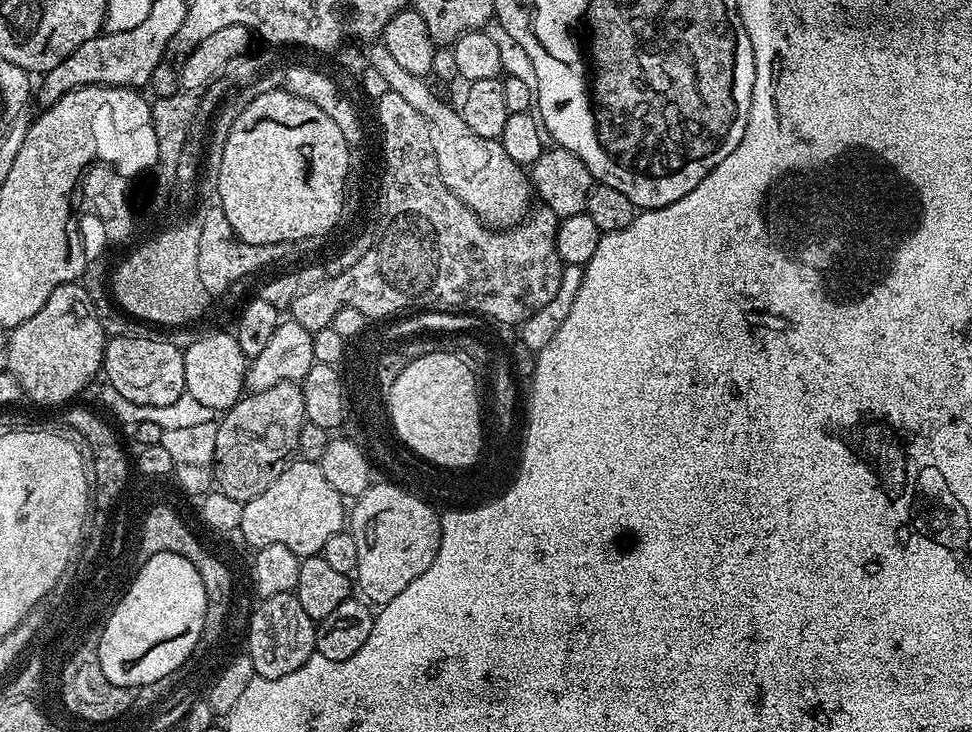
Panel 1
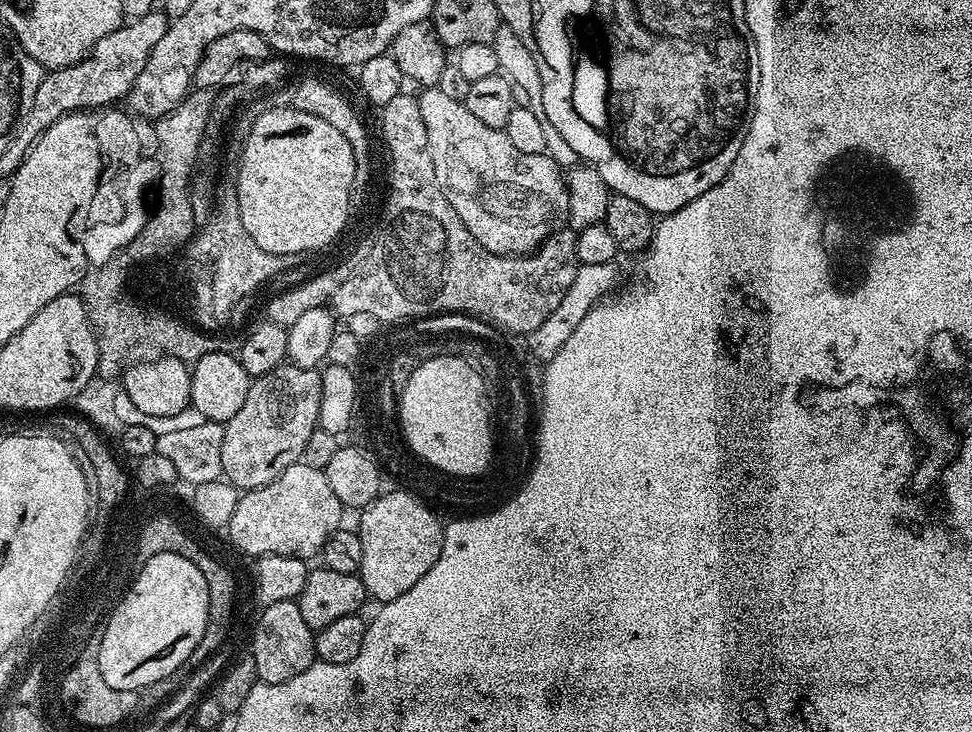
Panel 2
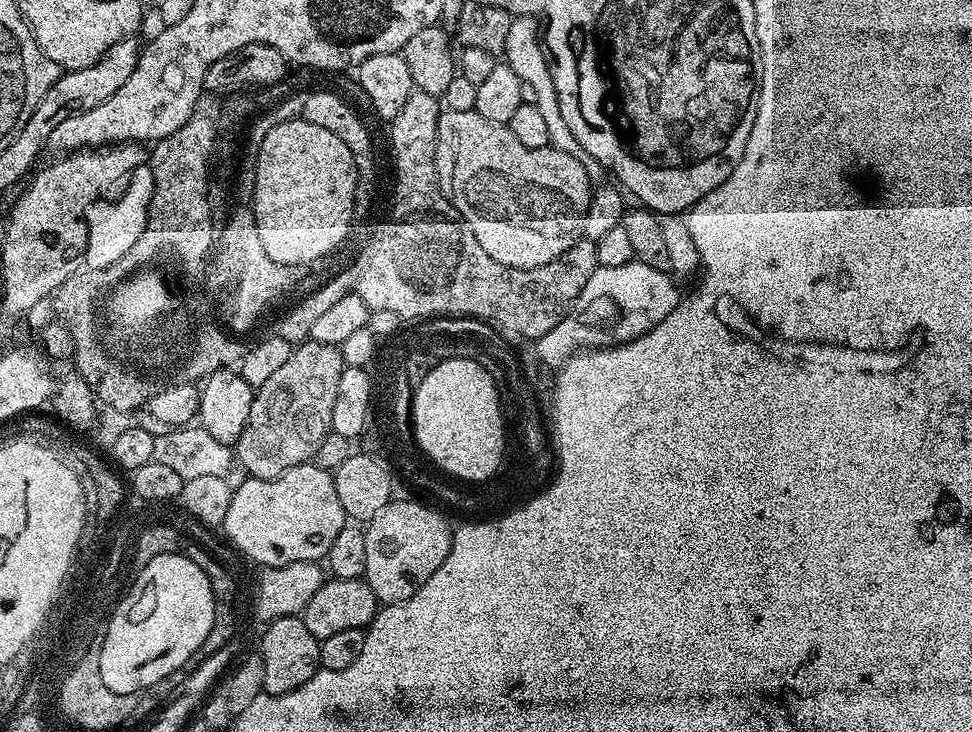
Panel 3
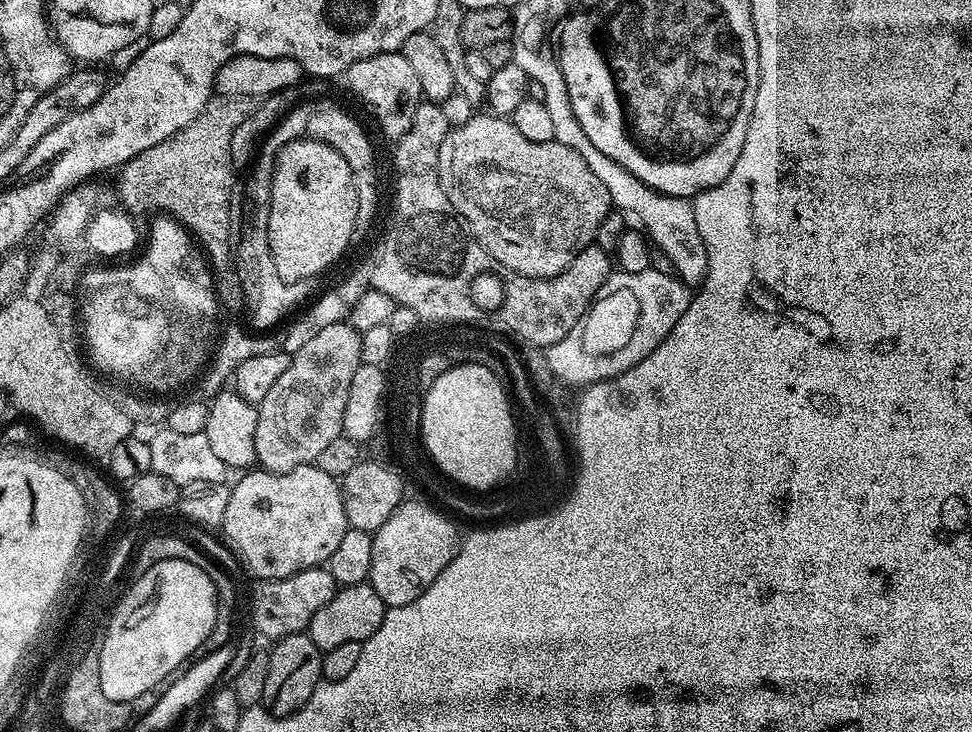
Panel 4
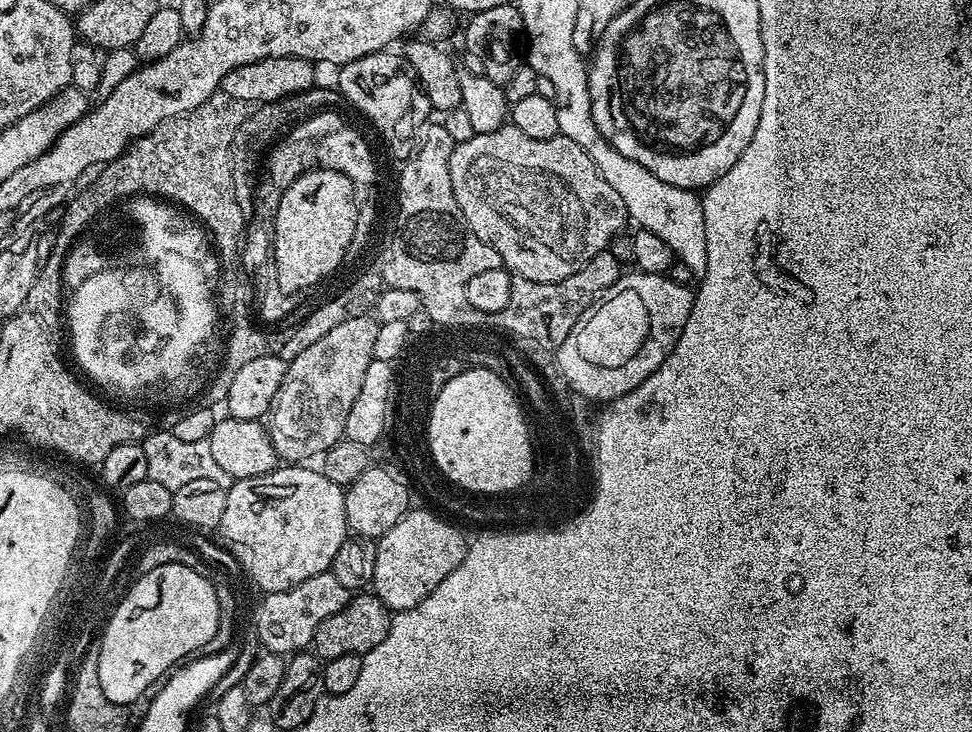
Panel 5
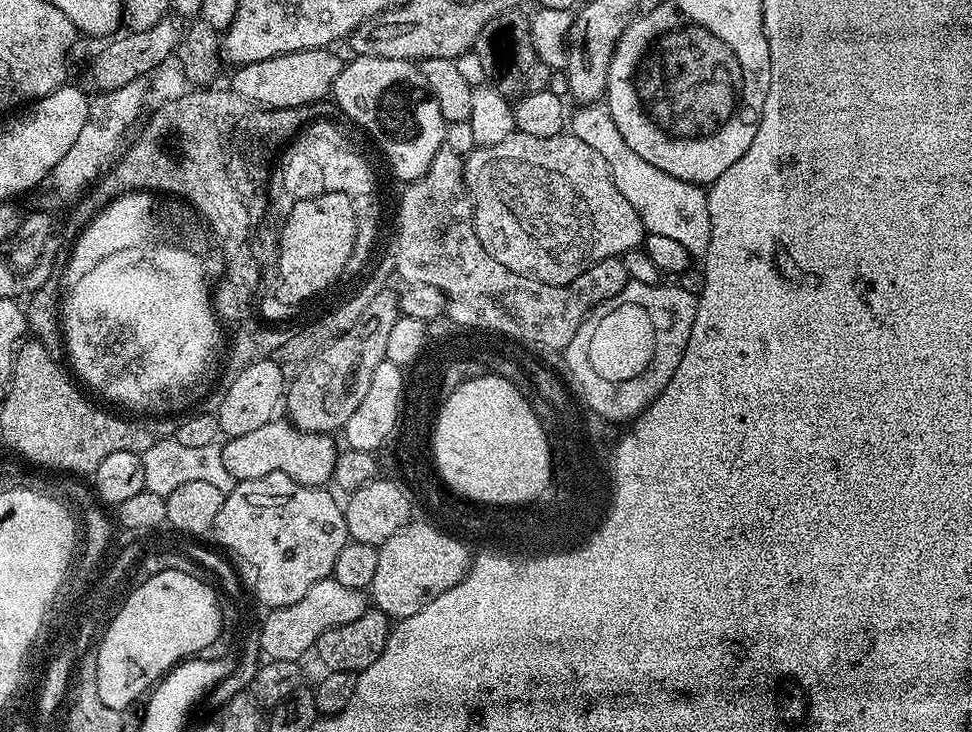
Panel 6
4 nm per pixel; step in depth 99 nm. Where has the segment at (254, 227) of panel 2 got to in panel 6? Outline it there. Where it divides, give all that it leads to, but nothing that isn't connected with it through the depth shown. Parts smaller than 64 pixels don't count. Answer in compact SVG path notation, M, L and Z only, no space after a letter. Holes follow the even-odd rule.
M322 192L298 202L280 236L280 265L284 267L284 293L287 300L300 300L301 294L313 292L331 280L334 270L353 259L356 246L355 206L342 192Z

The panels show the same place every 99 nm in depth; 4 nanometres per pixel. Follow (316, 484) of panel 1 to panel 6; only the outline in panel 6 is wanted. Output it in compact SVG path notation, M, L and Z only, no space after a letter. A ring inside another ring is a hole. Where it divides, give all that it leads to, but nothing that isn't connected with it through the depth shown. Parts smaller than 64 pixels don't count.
M275 472L262 478L239 481L225 495L222 510L218 510L218 518L214 518L211 539L216 539L225 548L223 551L230 557L243 587L247 591L249 588L257 602L265 604L265 609L291 606L314 586L314 582L331 576L338 553L350 542L341 501L336 501L328 490L324 486L300 484L286 474Z

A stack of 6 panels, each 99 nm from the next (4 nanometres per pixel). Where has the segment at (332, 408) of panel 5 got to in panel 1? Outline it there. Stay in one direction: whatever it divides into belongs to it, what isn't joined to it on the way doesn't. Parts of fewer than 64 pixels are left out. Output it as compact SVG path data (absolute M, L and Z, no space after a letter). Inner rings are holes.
M278 382L261 392L241 396L218 420L217 446L210 465L215 487L226 498L241 502L258 498L289 463L298 446L298 430L305 423L304 390L299 383Z

